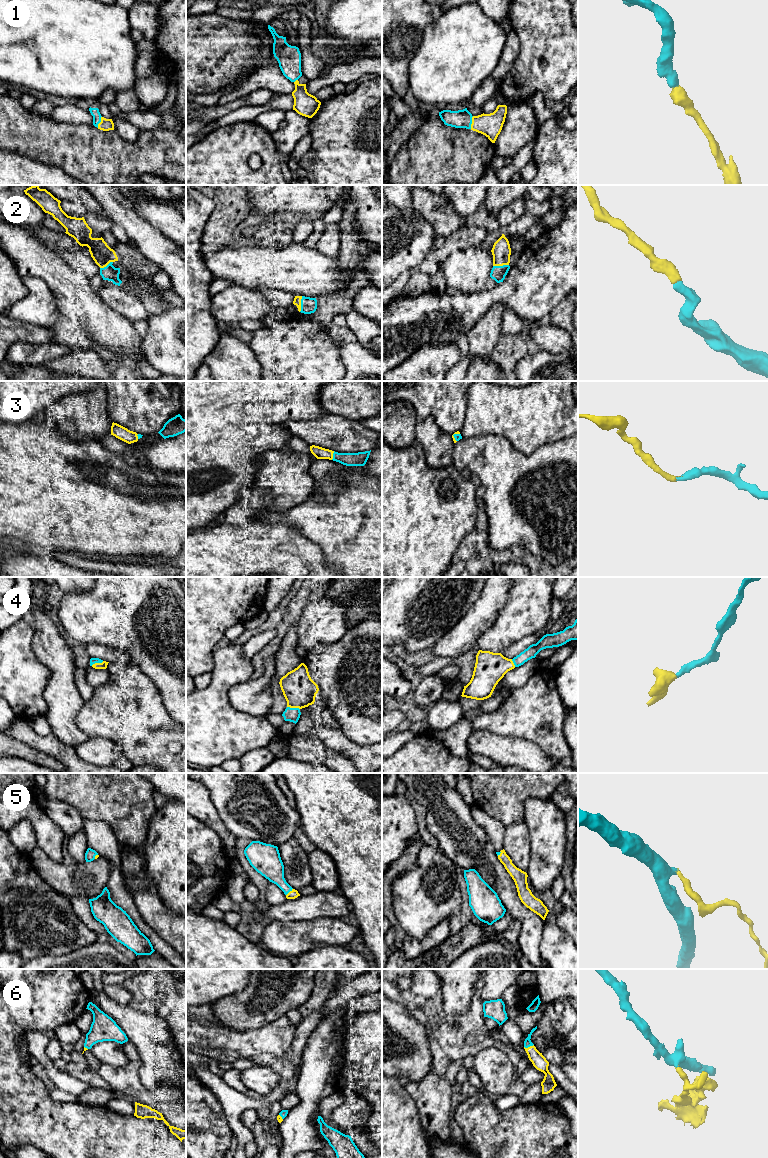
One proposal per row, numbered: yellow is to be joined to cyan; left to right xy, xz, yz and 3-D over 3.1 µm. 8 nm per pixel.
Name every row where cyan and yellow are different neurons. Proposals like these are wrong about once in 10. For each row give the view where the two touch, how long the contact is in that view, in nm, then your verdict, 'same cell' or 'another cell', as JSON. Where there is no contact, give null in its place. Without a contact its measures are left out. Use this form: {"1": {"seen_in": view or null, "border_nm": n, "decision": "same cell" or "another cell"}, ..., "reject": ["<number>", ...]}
{"1": {"seen_in": "yz", "border_nm": 110, "decision": "same cell"}, "2": {"seen_in": "xz", "border_nm": 130, "decision": "same cell"}, "3": {"seen_in": "xz", "border_nm": 80, "decision": "same cell"}, "4": {"seen_in": "xz", "border_nm": 110, "decision": "same cell"}, "5": {"seen_in": "xz", "border_nm": 80, "decision": "same cell"}, "6": {"seen_in": "yz", "border_nm": 80, "decision": "same cell"}, "reject": []}

